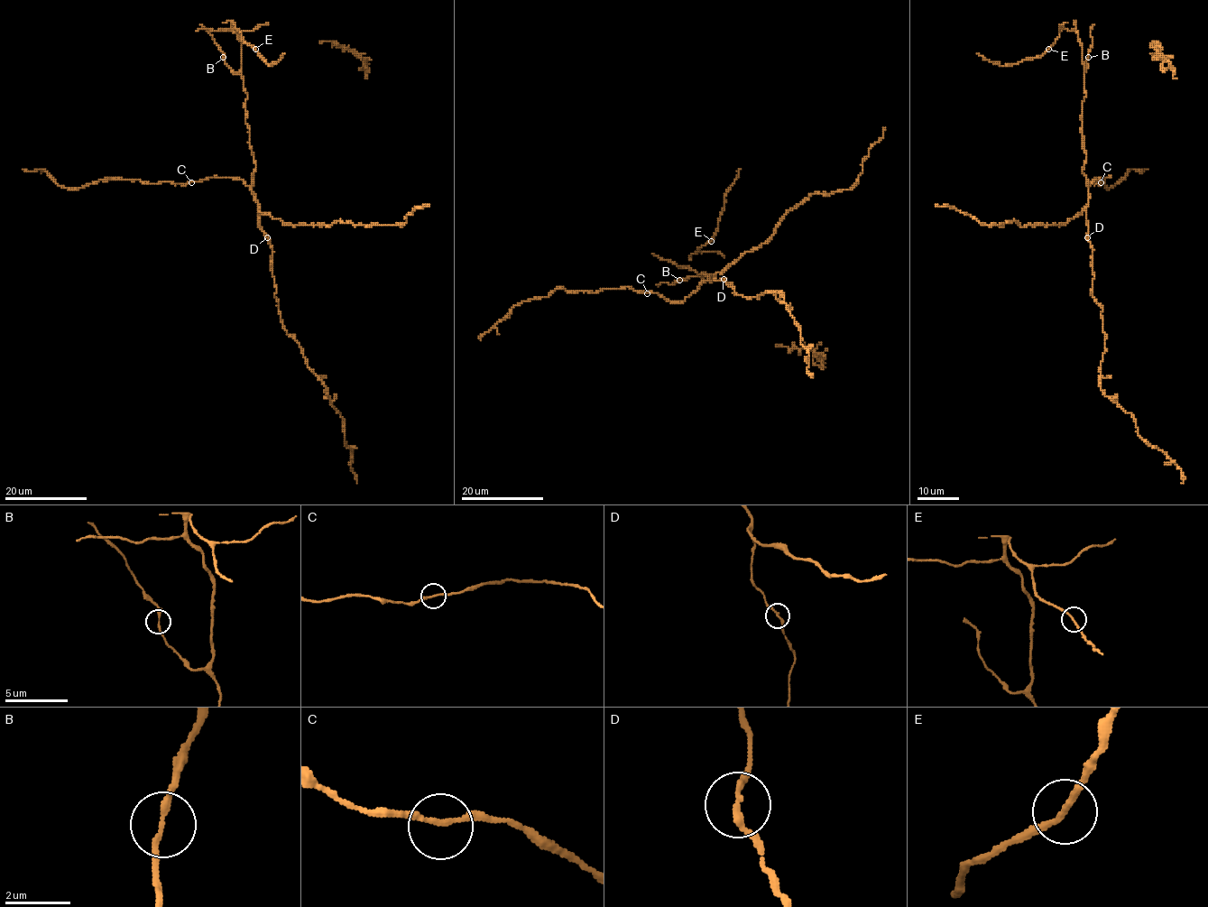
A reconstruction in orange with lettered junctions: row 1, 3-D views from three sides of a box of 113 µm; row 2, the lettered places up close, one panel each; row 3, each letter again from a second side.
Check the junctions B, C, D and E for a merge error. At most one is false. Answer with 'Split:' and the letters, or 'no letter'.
Split: no letter

